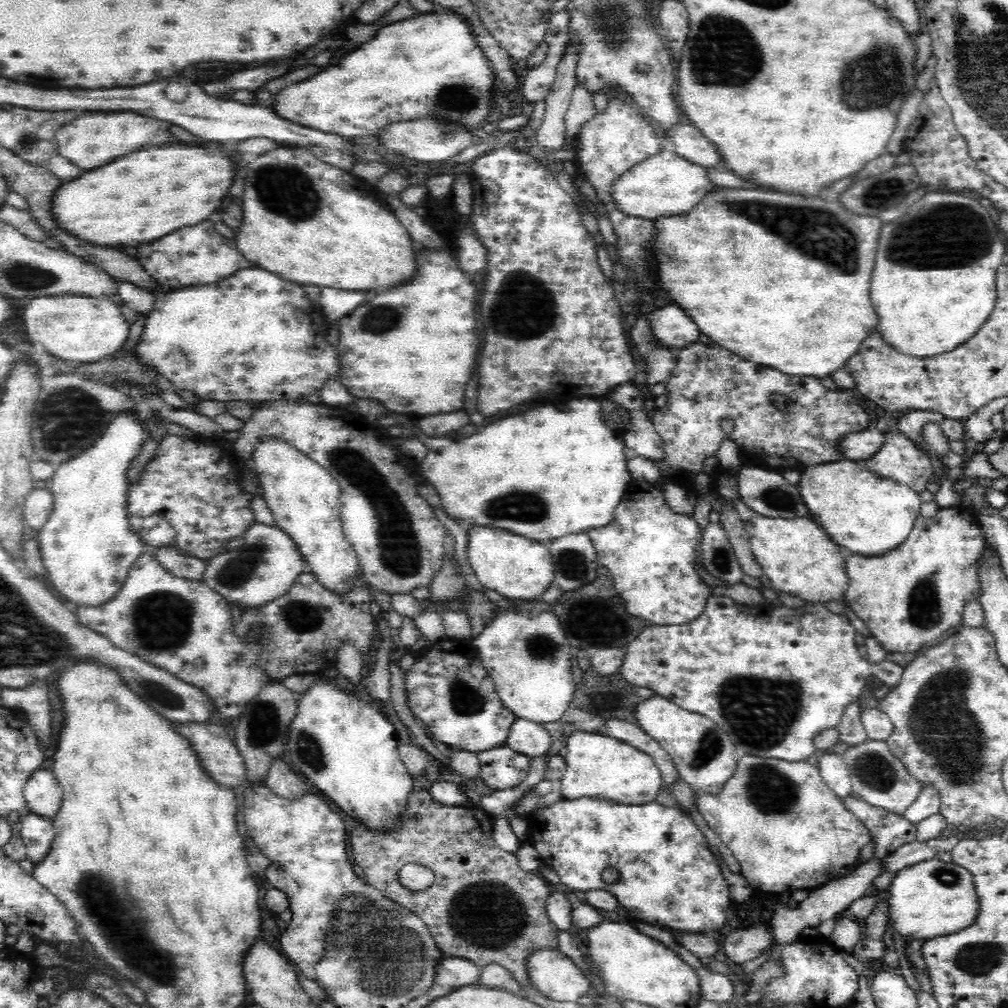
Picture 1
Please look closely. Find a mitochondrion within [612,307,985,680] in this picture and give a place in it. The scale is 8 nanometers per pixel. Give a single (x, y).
(924, 608)

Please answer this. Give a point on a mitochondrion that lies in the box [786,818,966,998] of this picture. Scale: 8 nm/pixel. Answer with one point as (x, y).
(948, 878)

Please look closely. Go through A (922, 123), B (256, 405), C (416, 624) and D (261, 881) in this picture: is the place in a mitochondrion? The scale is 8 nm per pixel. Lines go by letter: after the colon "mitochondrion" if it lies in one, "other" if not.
A: other
B: other
C: other
D: other

